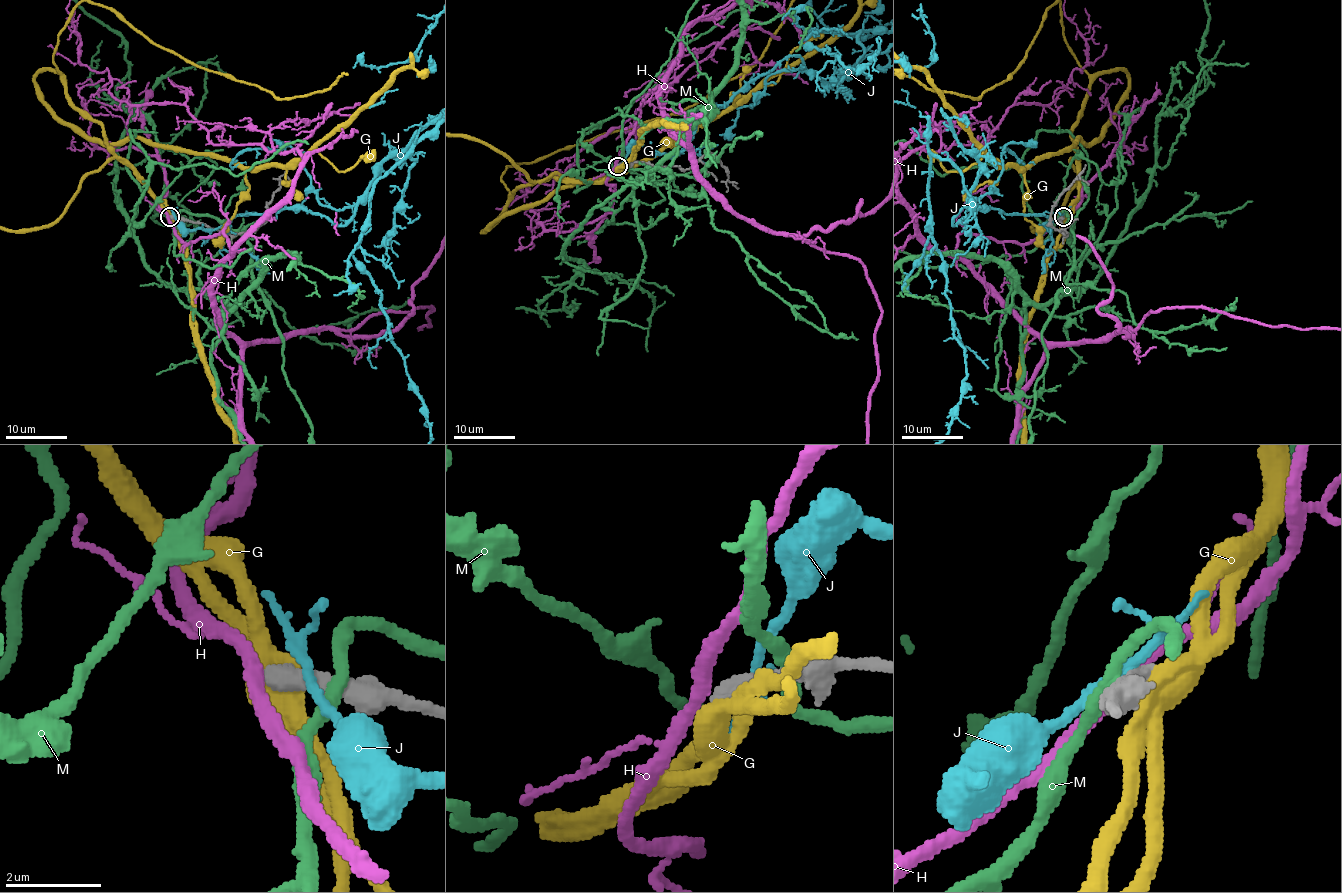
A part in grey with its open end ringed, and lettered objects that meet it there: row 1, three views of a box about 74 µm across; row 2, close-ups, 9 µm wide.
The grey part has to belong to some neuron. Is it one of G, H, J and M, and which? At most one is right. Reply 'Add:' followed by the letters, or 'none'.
Add: none

